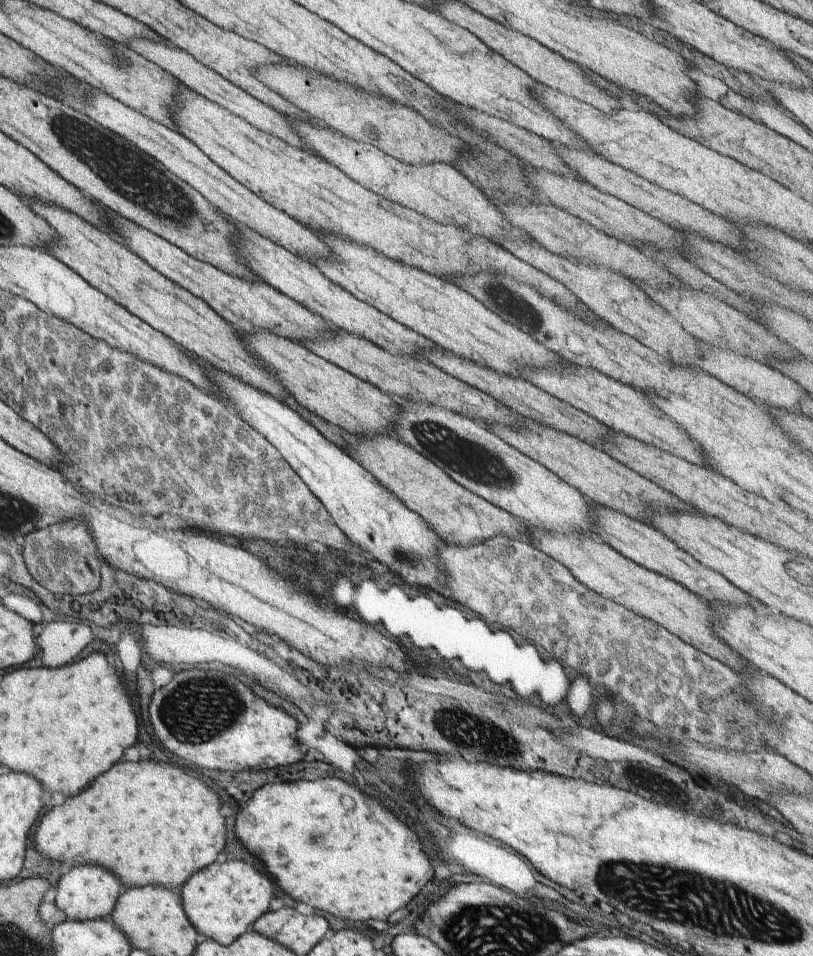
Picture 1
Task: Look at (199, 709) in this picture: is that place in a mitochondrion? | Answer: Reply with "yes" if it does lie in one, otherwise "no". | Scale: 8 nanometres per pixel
yes

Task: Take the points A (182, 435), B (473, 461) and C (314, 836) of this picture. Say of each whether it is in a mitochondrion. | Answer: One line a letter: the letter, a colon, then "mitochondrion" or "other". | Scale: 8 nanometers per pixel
A: mitochondrion
B: mitochondrion
C: mitochondrion

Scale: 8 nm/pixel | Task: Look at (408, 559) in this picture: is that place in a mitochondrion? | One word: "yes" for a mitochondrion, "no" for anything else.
yes

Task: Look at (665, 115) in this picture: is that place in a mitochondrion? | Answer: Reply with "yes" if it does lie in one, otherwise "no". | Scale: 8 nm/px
no

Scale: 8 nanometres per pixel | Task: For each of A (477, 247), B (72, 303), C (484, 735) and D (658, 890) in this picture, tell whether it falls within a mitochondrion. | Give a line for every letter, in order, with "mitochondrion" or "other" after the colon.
A: other
B: other
C: mitochondrion
D: mitochondrion

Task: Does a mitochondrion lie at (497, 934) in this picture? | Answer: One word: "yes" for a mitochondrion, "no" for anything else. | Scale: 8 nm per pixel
yes

